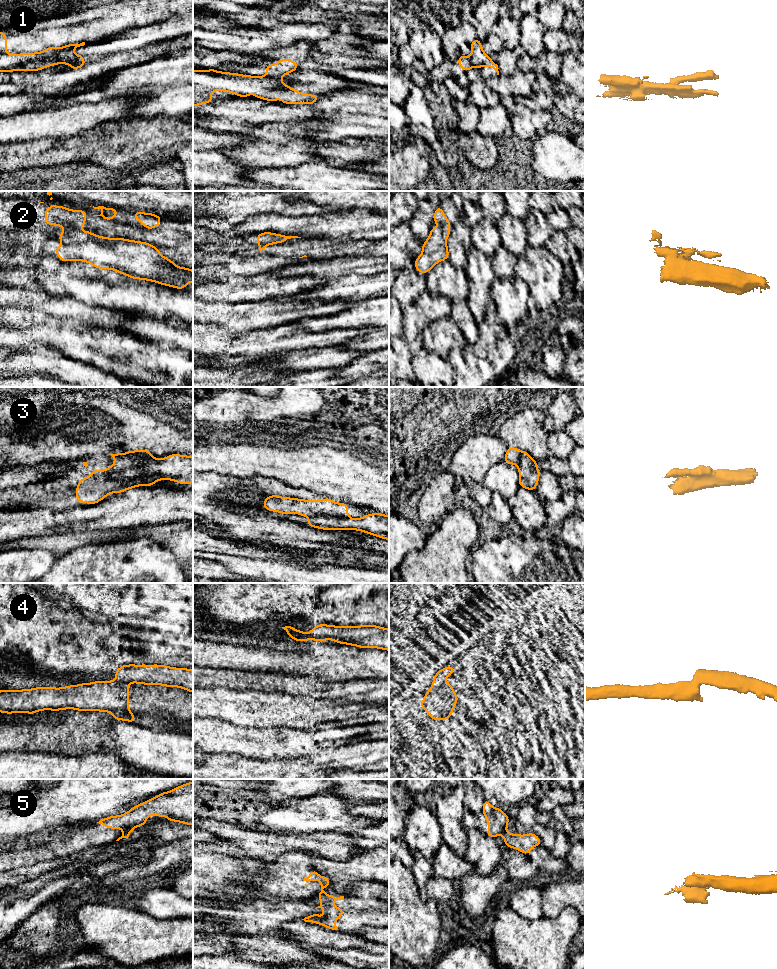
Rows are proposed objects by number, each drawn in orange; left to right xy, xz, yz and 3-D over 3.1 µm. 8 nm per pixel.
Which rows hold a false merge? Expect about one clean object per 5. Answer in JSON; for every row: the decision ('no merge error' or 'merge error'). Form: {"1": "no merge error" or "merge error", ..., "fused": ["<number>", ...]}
{"1": "merge error", "2": "merge error", "3": "merge error", "4": "no merge error", "5": "merge error", "fused": ["1", "2", "3", "5"]}

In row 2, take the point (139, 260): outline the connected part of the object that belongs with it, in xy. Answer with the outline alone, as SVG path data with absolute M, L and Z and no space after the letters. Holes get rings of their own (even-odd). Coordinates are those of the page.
M71 229L68 234L64 230L58 237L61 245L55 249L55 254L60 261L84 261L98 269L114 270L133 279L148 280L176 289L186 289L185 286L193 282L193 270L189 270L187 266L178 267L175 262L162 256L154 245L146 242L101 237L76 229Z

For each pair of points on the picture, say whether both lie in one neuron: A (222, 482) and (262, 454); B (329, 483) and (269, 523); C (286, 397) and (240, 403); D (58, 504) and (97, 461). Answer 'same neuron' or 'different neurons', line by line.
A: different neurons
B: different neurons
C: same neuron
D: same neuron

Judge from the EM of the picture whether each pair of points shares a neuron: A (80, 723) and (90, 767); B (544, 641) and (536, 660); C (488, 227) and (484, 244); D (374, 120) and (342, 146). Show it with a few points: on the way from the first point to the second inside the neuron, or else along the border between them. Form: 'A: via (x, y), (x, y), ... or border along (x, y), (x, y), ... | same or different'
A: border along (111, 752), (87, 752), (82, 755), (64, 756) | different
B: via (543, 646), (540, 649), (540, 655) | same
C: via (486, 231), (485, 240) | same
D: border along (343, 139), (325, 142) | different

